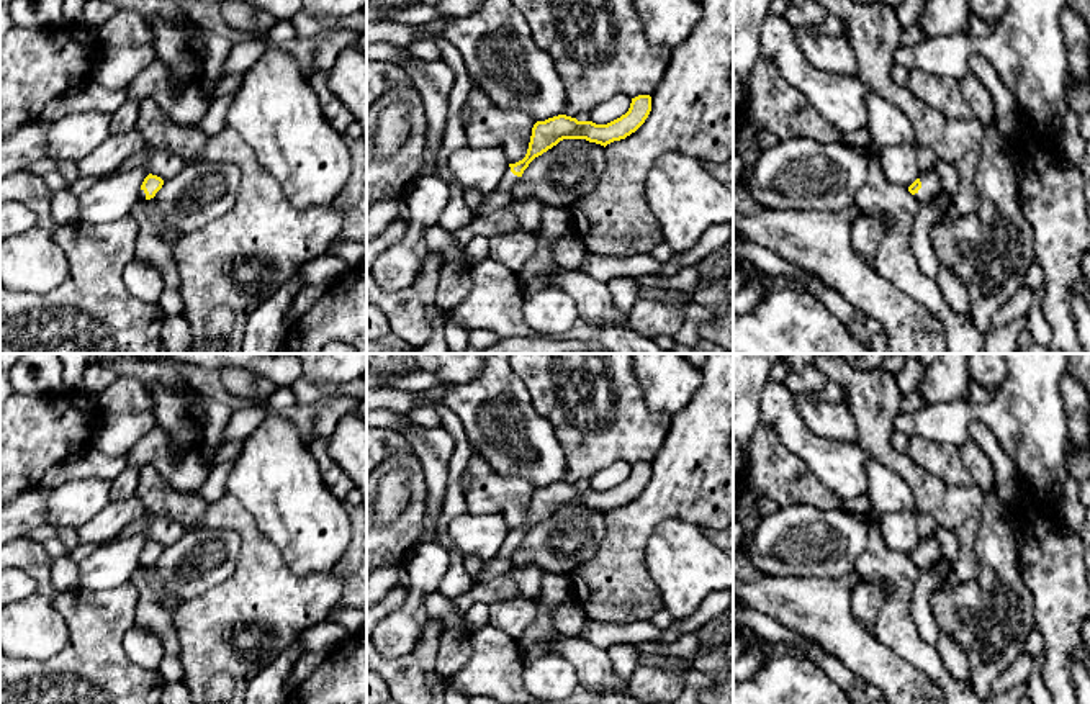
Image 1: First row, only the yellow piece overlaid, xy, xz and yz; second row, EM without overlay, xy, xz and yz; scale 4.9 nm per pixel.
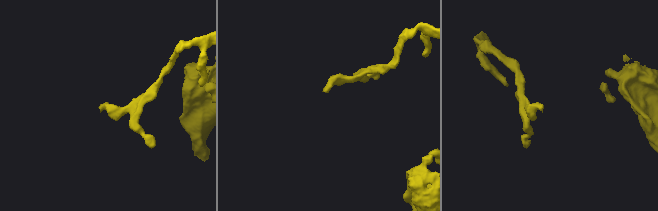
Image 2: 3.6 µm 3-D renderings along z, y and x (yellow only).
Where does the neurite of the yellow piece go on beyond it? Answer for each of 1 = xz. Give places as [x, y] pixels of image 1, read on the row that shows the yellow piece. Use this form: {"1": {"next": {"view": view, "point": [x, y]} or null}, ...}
{"1": {"next": {"view": "xz", "point": [509, 180]}}}

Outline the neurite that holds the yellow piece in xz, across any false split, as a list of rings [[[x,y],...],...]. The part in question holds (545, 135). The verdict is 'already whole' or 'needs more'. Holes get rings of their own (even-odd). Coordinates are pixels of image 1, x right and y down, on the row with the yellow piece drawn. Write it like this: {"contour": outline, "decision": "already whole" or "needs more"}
{"contour": [[[638,95],[632,98],[630,108],[620,118],[607,123],[596,124],[592,121],[578,121],[576,118],[558,115],[545,121],[537,121],[532,128],[527,154],[522,160],[509,164],[504,172],[498,190],[514,193],[514,187],[522,177],[529,164],[556,146],[563,139],[586,139],[601,146],[607,146],[614,141],[625,139],[635,133],[648,118],[651,111],[651,97]]], "decision": "needs more"}

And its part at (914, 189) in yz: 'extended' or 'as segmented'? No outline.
extended

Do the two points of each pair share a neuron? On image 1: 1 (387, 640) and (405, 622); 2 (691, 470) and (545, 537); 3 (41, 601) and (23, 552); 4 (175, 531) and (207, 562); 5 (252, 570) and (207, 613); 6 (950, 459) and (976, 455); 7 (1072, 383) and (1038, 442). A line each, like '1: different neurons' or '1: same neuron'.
1: same neuron
2: different neurons
3: same neuron
4: different neurons
5: same neuron
6: different neurons
7: different neurons

